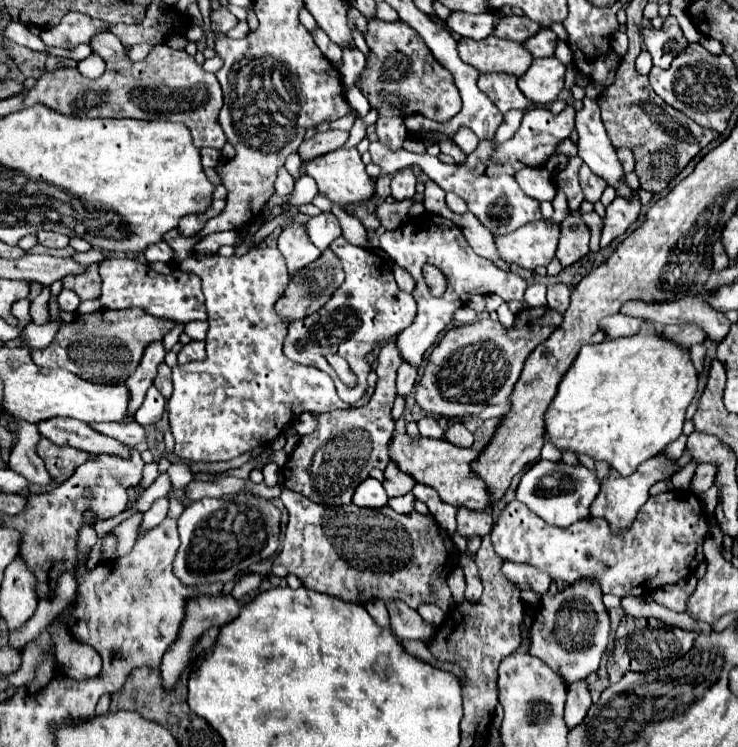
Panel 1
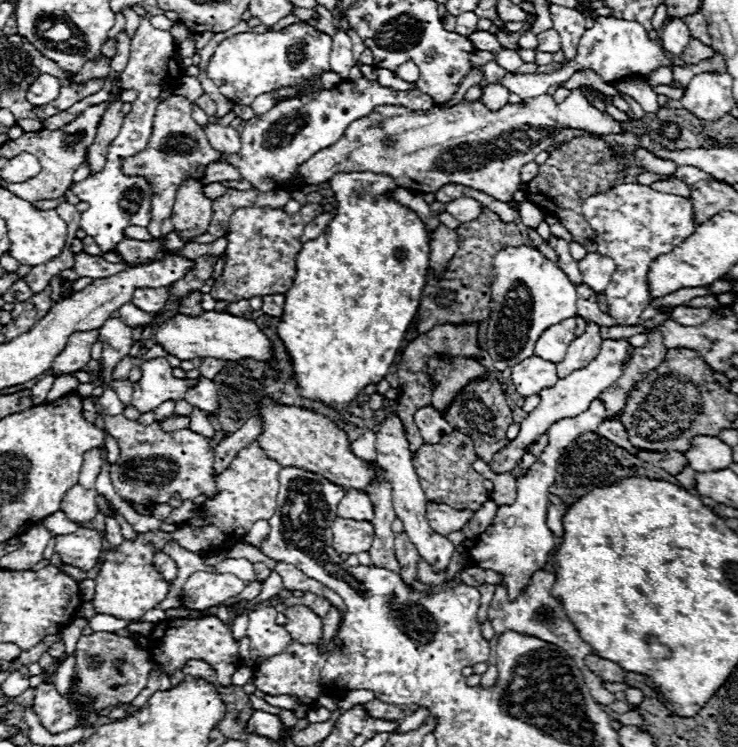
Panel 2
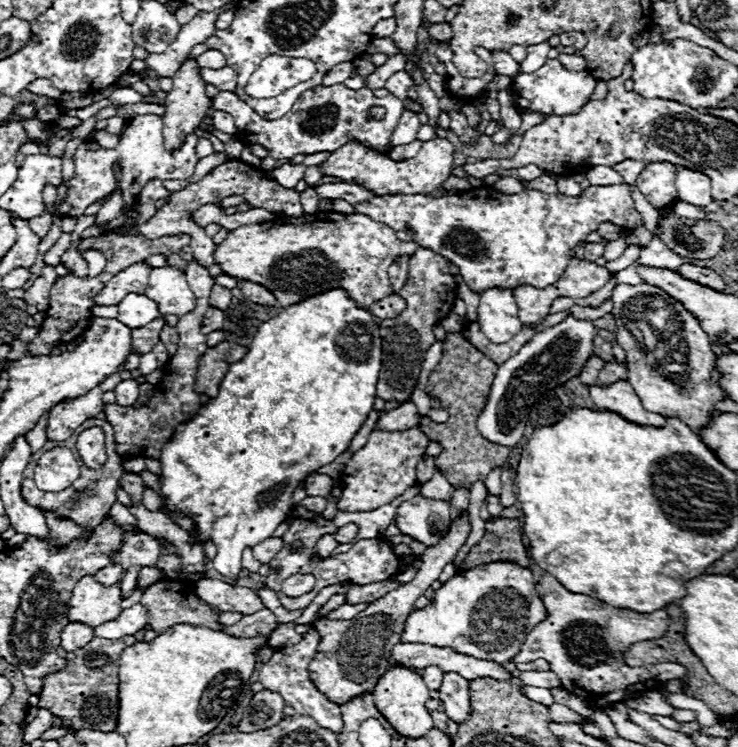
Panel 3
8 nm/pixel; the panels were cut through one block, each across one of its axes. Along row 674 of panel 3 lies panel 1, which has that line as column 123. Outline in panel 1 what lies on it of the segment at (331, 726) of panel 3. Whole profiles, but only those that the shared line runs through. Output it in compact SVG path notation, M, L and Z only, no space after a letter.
M110 258L100 262L100 276L102 276L102 296L100 304L102 308L142 308L148 310L148 314L172 322L192 322L192 320L206 320L206 308L204 308L204 294L200 288L200 278L194 274L186 274L180 268L176 268L172 274L164 276L154 272L148 264L136 262L136 260L118 260Z

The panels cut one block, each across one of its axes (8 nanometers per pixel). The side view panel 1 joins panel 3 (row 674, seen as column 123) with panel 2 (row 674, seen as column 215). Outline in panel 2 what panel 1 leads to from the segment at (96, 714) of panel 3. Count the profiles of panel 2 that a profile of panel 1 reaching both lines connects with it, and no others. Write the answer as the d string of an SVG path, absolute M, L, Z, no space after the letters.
M94 632L90 636L80 636L74 658L76 658L74 674L78 682L74 684L72 698L94 710L130 704L146 688L148 674L154 666L154 660L148 650L138 648L136 640L118 636L114 632Z

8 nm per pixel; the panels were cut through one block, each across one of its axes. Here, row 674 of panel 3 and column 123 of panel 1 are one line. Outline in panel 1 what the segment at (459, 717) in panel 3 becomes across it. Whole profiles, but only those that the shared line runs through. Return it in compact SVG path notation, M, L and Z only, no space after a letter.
M50 418L38 424L38 430L44 438L50 438L54 444L62 446L68 444L72 448L90 452L90 454L106 454L106 456L122 456L124 460L130 458L128 446L120 444L114 438L108 438L84 422L70 420L70 418Z

